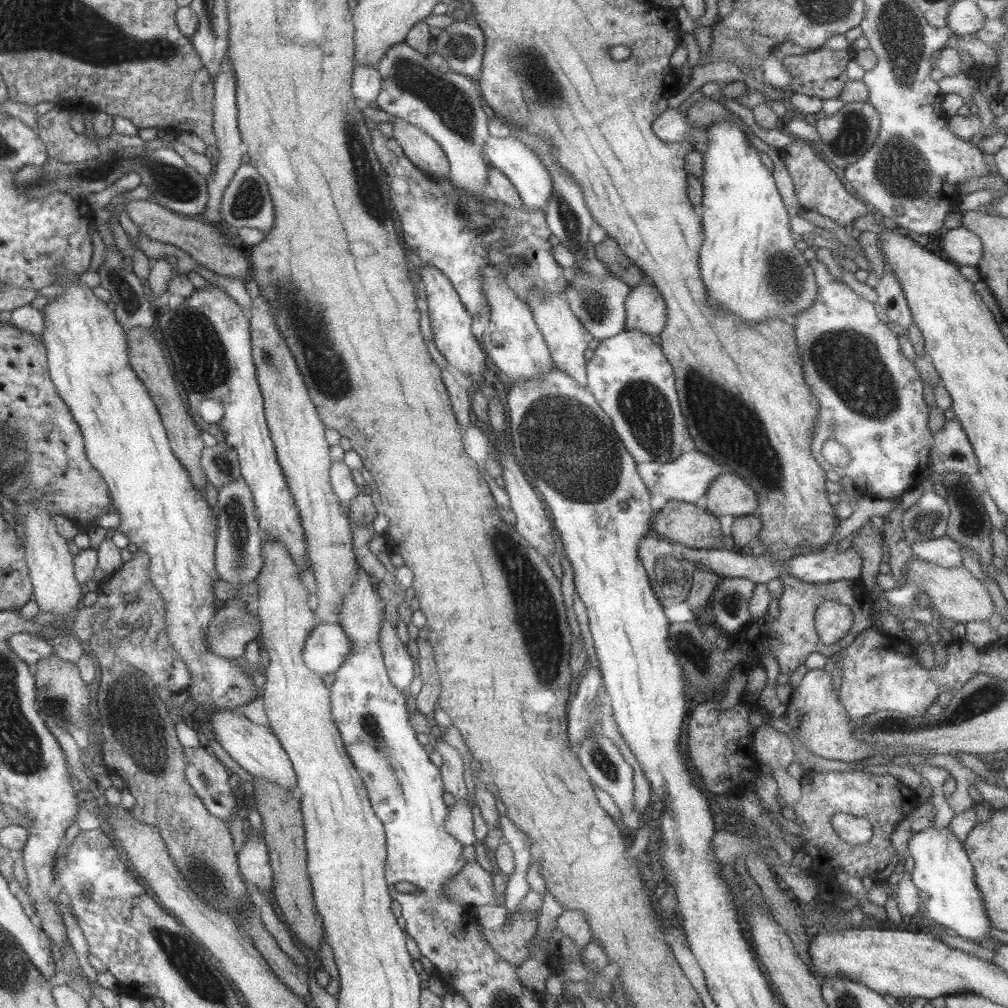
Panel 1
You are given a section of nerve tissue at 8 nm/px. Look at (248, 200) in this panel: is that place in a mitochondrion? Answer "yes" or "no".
yes

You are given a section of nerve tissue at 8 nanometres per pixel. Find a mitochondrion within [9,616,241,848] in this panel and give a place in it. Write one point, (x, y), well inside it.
(148, 740)

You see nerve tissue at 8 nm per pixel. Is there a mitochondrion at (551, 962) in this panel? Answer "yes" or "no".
no

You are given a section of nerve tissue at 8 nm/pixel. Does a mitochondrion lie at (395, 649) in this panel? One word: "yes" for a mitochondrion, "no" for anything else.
no

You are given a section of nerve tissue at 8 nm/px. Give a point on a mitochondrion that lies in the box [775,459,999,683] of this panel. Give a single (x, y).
(960, 495)

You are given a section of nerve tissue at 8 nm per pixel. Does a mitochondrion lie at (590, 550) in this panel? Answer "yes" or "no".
no

